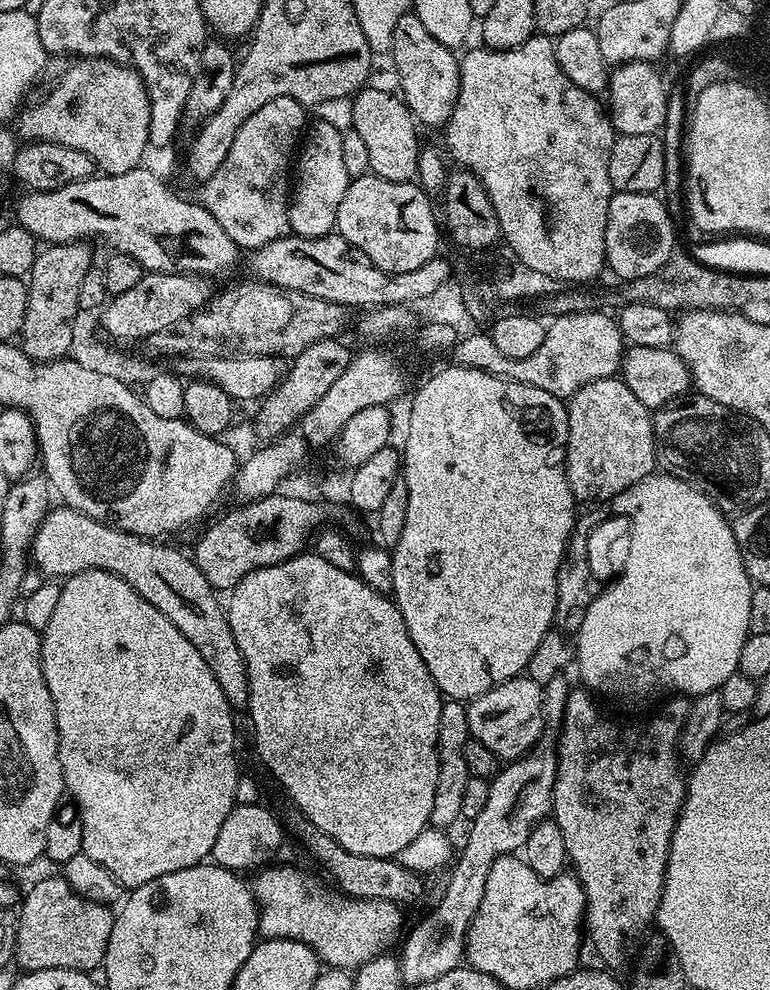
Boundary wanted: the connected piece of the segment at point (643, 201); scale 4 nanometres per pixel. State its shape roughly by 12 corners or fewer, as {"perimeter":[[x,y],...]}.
{"perimeter":[[616,192],[604,259],[617,281],[674,255],[659,195]]}

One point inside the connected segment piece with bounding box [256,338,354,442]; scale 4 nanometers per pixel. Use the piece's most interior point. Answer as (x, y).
(317, 367)

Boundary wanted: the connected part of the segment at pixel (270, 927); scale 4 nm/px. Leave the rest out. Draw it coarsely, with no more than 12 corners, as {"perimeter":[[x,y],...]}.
{"perimeter":[[300,868],[251,881],[259,935],[355,970],[397,943],[401,905]]}

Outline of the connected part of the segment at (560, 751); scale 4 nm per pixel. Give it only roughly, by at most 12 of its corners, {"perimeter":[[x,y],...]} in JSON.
{"perimeter":[[566,698],[551,819],[617,970],[653,927],[689,701]]}

